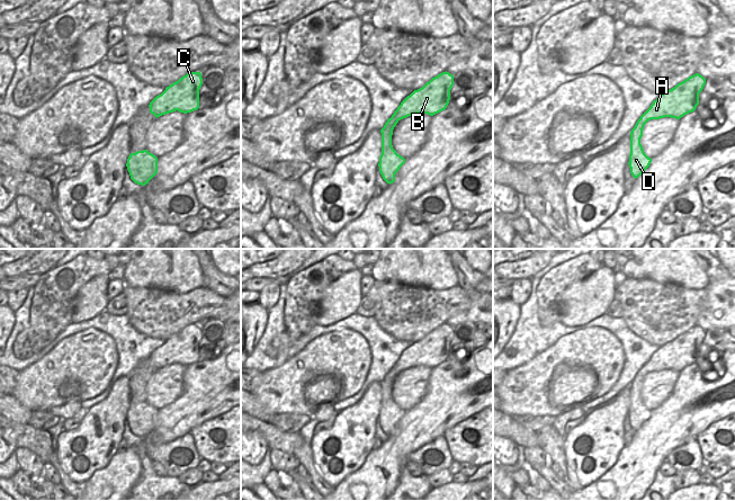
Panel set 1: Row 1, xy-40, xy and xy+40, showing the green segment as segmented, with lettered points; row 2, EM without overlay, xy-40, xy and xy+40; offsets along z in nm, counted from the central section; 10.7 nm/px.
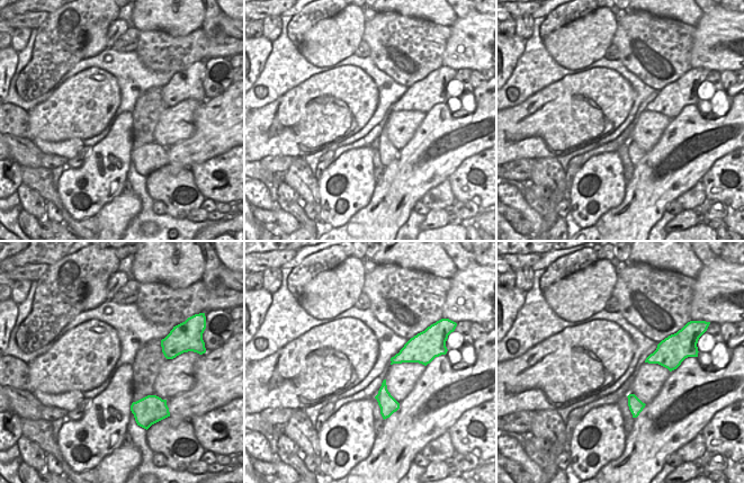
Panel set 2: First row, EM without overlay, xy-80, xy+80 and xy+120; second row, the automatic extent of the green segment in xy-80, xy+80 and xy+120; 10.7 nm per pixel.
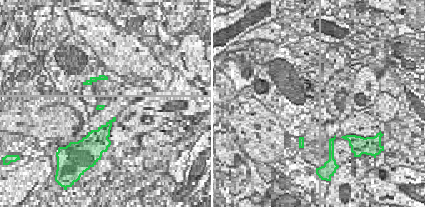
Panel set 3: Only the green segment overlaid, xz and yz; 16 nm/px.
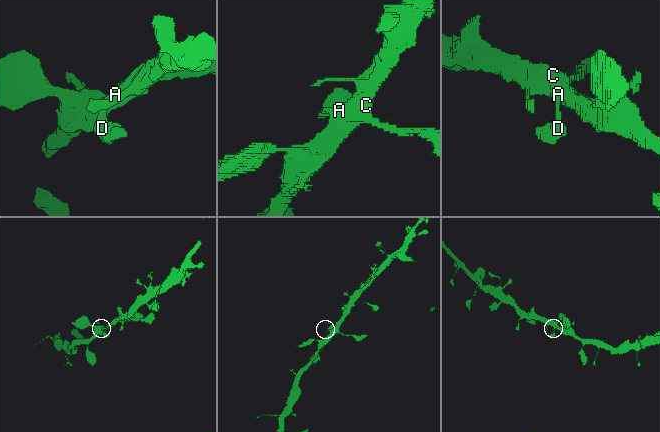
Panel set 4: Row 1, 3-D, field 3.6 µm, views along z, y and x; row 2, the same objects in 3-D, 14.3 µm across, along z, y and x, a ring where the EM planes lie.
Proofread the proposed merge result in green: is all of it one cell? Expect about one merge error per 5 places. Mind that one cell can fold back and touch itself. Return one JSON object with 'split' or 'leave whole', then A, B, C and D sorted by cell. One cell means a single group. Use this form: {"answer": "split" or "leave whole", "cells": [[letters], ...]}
{"answer": "leave whole", "cells": [["A", "B", "C", "D"]]}

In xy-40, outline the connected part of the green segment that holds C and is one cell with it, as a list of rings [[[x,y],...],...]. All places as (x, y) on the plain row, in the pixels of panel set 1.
[[[200,323],[187,325],[150,355],[150,365],[158,370],[176,363],[183,366],[197,363],[201,337]]]

